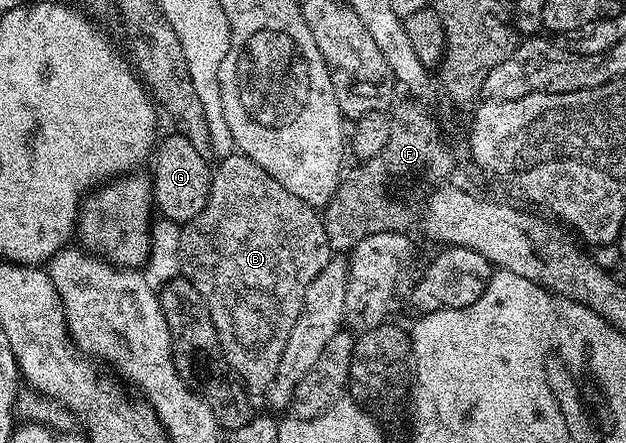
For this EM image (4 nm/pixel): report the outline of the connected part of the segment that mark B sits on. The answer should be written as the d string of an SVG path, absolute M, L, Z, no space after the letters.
M225 156L215 165L210 198L202 214L183 225L181 234L180 266L183 275L188 277L198 294L202 294L229 369L249 389L266 390L270 382L274 382L278 362L282 362L282 350L286 350L286 338L290 338L290 330L294 330L298 322L306 290L334 255L326 238L321 213L304 200L283 204L280 196L288 196L286 186L266 174L266 170L262 170L262 166L255 164L249 156Z

